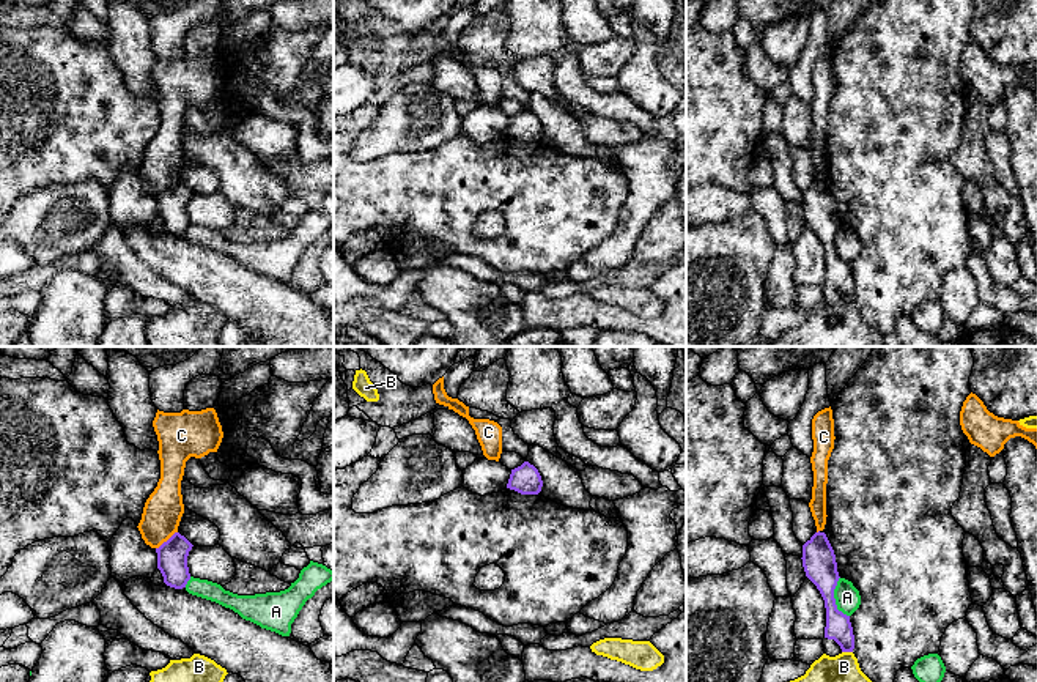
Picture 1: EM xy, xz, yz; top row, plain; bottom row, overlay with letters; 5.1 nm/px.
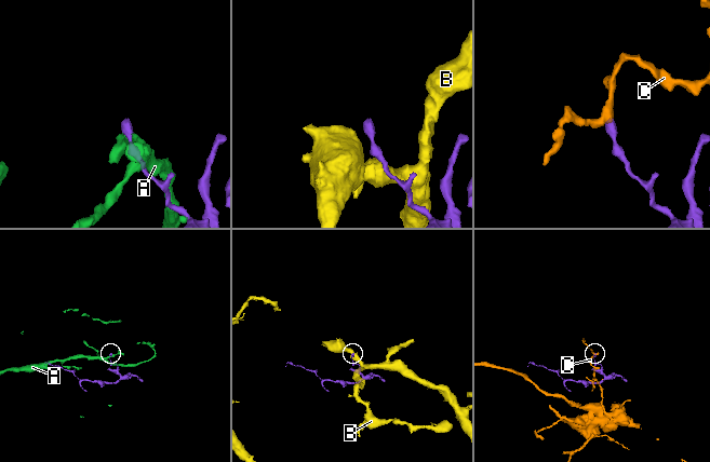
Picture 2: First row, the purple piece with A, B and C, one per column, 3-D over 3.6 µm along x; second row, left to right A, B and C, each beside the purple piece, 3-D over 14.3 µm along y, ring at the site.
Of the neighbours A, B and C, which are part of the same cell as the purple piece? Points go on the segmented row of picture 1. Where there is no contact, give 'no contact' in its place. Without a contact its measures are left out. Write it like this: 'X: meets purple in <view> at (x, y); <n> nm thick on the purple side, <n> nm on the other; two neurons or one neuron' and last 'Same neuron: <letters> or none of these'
A: meets purple in yz at (834, 599); 170 nm thick on the purple side, 130 nm on the other; two neurons
B: meets purple in yz at (847, 651); 130 nm thick on the purple side, 140 nm on the other; two neurons
C: meets purple in xy at (167, 541); 160 nm thick on the purple side, 200 nm on the other; two neurons
Same neuron: none of these

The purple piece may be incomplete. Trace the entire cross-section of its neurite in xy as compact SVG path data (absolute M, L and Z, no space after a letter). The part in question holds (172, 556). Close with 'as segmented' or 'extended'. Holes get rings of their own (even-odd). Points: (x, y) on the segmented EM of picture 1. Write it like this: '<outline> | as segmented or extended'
M175 532L167 542L156 548L157 569L167 586L175 589L186 587L190 580L187 556L192 547L194 545L184 536Z | as segmented

